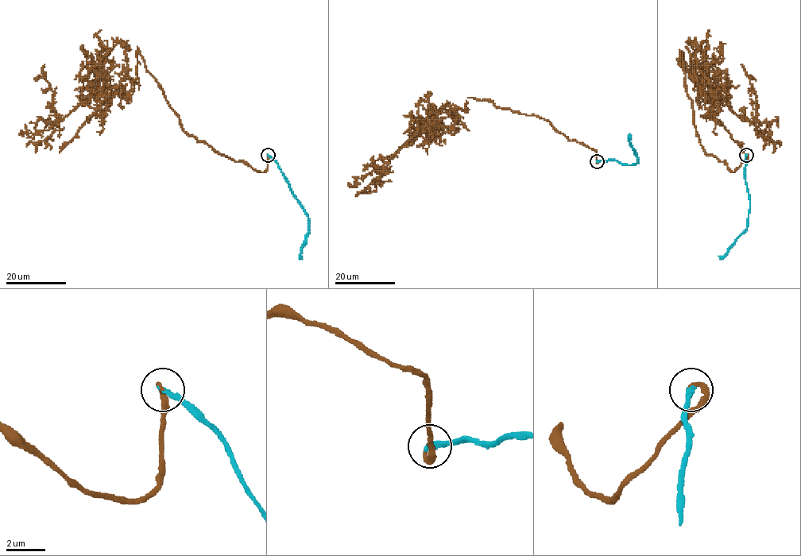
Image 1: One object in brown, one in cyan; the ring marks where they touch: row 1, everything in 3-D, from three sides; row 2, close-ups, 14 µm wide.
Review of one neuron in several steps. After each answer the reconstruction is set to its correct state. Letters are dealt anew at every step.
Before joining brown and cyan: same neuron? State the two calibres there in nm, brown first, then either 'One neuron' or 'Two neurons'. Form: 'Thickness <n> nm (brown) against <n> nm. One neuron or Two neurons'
Thickness 180 nm (brown) against 320 nm. One neuron

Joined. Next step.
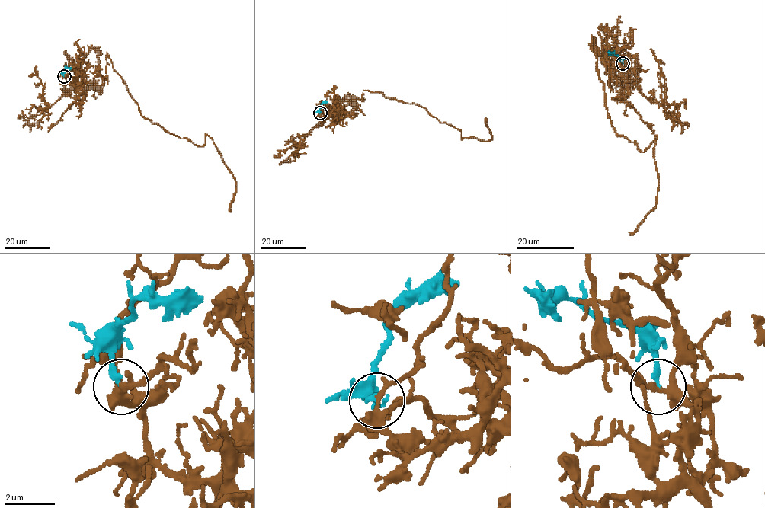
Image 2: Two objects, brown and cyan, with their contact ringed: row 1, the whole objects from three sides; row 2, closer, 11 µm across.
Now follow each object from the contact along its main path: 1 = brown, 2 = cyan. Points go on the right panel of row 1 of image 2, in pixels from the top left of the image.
1: (622, 63), (627, 74), (609, 70), (597, 33), (616, 132), (643, 151), (656, 137), (656, 206), (628, 232)
2: (622, 63), (619, 55), (609, 53)

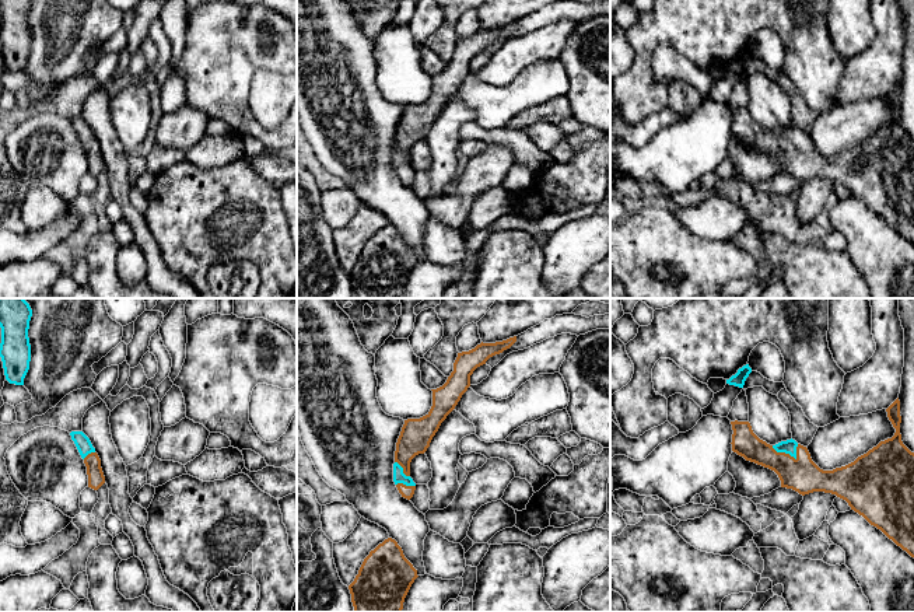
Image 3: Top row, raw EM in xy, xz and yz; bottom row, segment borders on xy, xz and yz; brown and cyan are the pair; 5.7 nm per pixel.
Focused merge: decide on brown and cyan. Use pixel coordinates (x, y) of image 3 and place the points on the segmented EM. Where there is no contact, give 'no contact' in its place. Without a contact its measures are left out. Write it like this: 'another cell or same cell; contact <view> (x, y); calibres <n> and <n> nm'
same cell; contact yz (784, 453); calibres 200 and 80 nm

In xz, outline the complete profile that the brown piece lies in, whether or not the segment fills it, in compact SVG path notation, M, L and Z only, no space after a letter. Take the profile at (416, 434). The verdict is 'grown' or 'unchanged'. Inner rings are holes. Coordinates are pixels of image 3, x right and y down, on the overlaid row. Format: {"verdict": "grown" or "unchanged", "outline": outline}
{"verdict": "grown", "outline": "M516 336L495 343L480 343L469 352L458 353L454 363L454 371L447 382L433 391L433 406L430 412L420 419L407 419L402 427L396 443L393 482L402 497L410 500L416 490L416 483L410 478L410 462L424 454L438 431L441 423L455 409L462 395L470 387L473 371L486 364L486 361L509 349L516 342Z"}

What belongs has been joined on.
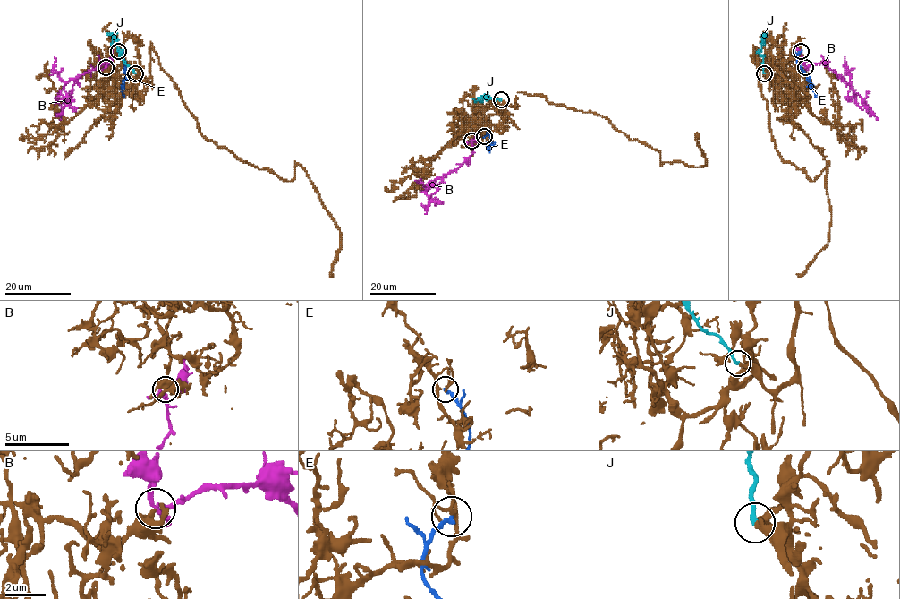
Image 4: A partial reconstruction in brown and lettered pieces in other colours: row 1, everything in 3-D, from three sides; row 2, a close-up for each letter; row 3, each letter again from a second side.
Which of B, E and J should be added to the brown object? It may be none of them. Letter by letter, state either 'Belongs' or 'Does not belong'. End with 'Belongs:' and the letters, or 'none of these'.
B: Does not belong
E: Does not belong
J: Belongs
Belongs: J

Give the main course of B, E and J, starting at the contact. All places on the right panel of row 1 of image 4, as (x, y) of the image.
B: (805, 67), (822, 64), (833, 70), (861, 98), (878, 120)
E: (801, 51), (796, 62), (806, 73), (816, 97)
J: (763, 73), (760, 53), (763, 33)

